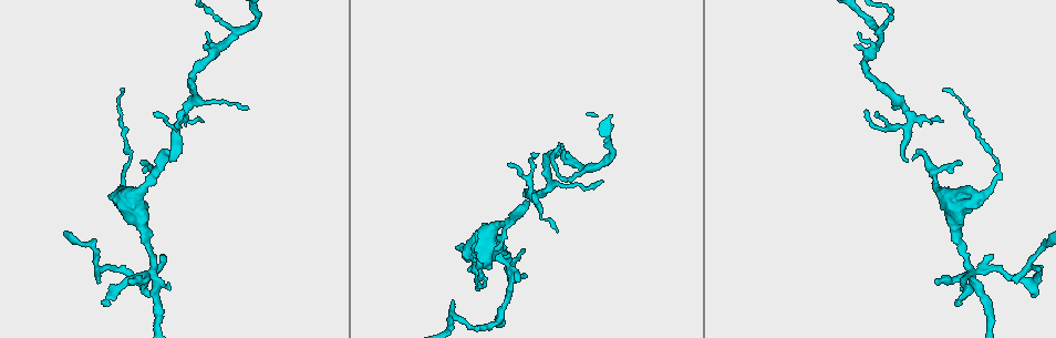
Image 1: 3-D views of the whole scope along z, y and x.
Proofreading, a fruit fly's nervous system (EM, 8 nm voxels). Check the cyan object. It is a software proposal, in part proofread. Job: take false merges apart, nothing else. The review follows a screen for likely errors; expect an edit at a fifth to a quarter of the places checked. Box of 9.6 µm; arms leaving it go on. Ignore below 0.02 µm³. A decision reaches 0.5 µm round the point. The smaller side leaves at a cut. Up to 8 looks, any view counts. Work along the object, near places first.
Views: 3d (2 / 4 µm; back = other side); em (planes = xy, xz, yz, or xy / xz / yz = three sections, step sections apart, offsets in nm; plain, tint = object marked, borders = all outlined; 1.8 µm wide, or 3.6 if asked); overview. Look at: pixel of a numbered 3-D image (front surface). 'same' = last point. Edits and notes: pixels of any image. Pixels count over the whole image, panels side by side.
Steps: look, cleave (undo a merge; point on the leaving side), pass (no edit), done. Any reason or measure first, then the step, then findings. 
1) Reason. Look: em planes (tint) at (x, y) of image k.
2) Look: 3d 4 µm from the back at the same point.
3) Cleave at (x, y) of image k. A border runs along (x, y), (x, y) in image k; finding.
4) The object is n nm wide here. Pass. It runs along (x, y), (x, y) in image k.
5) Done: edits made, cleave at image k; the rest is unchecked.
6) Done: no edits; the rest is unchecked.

Branch point. Look: 3d 2 µm at (908, 129) of image 1.

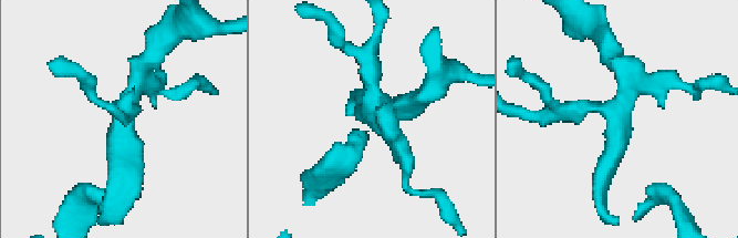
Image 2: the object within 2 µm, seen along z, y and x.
Look: em xz step 4 (tint) at (367, 110) of image 2.

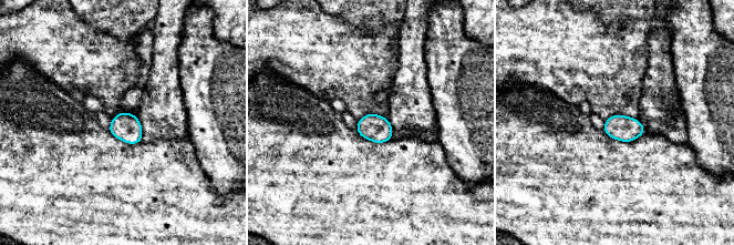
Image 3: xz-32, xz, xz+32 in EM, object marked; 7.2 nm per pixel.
Look: em xy step 8 (tint) at the same point.

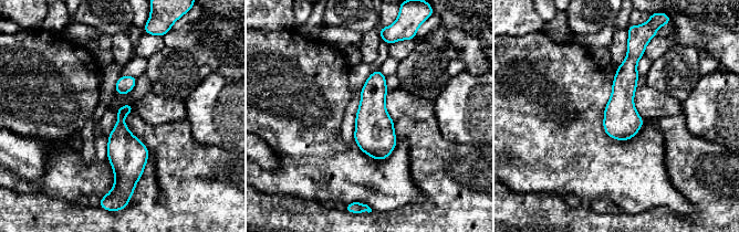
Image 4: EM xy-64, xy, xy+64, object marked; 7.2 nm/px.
Pass. All the same cell.

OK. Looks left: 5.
Calibre changes. Look: em planes (plain) at (502, 221) of image 1.

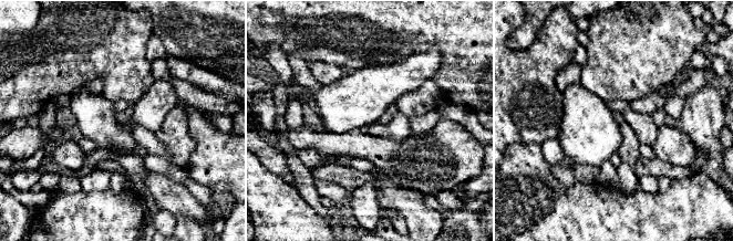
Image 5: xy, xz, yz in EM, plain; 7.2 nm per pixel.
Where the object lies. Look: em planes (tint) at the same point.

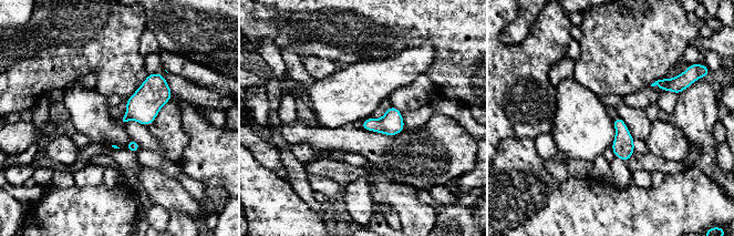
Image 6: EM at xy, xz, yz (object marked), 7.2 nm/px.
Pass. Continuous, no second cell.

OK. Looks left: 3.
Looks like a crossing. Look: em xy step 4 (plain) at (972, 272) of image 1.

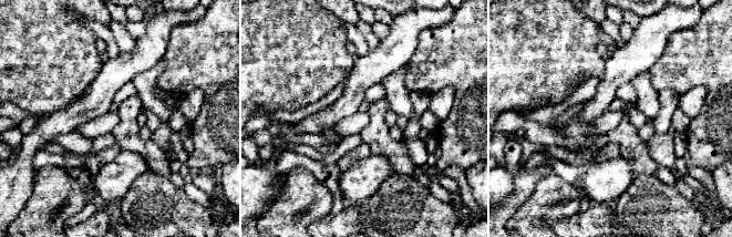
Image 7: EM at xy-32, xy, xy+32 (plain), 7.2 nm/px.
Where the object lies. Look: em xy step 4 (tint) at the same point.

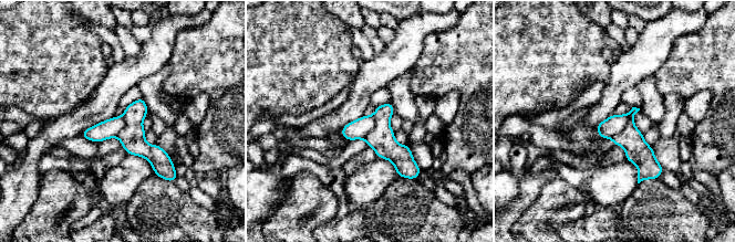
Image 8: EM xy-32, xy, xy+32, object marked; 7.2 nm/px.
Cleave at (614, 124) of image 8. A border runs along (624, 115), (625, 126), (611, 138) in image 8; a second cell is stuck on.

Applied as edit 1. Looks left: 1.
Done: edits made, cleave at image 8; the rest is unchecked.

